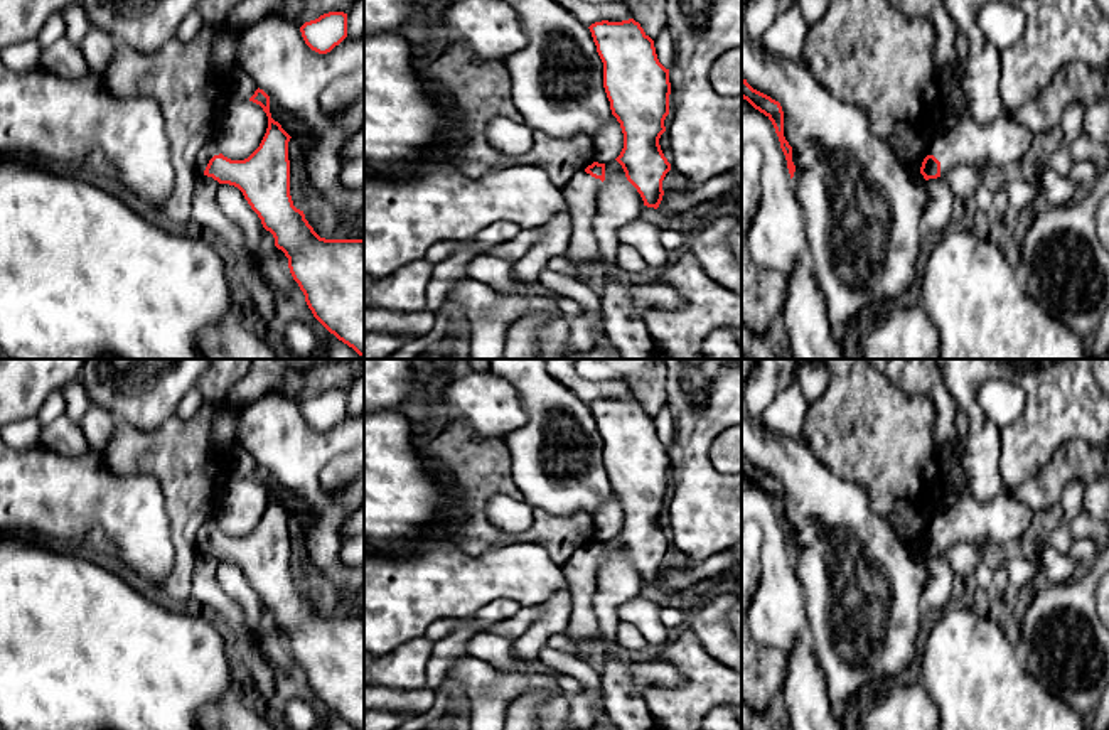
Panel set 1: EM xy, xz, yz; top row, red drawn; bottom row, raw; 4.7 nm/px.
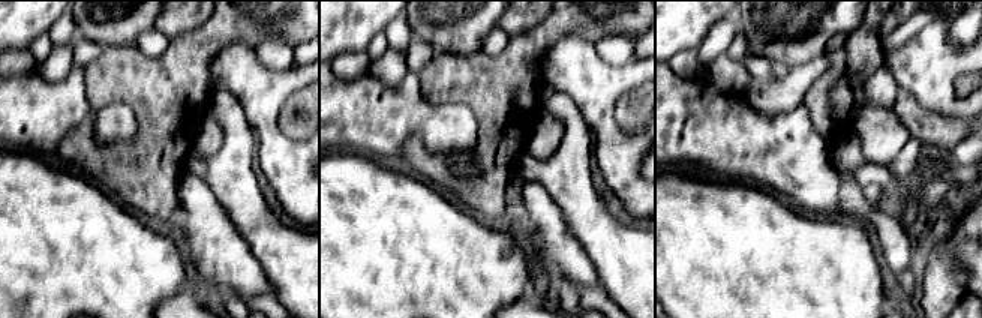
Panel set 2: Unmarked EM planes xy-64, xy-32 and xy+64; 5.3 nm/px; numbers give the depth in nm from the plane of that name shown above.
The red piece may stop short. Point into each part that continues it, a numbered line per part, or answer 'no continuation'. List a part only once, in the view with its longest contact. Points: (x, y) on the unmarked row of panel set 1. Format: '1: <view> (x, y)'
1: xy (208, 530)

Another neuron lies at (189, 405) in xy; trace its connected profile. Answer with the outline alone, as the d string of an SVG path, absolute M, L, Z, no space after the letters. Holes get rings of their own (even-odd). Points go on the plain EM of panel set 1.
M197 388L190 389L177 403L174 416L180 420L189 420L201 410L202 405L204 405L204 398L199 393L199 389Z

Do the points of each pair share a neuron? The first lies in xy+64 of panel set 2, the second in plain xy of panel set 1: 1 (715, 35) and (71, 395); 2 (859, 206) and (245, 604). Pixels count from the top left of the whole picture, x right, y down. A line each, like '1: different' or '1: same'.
1: different
2: different

